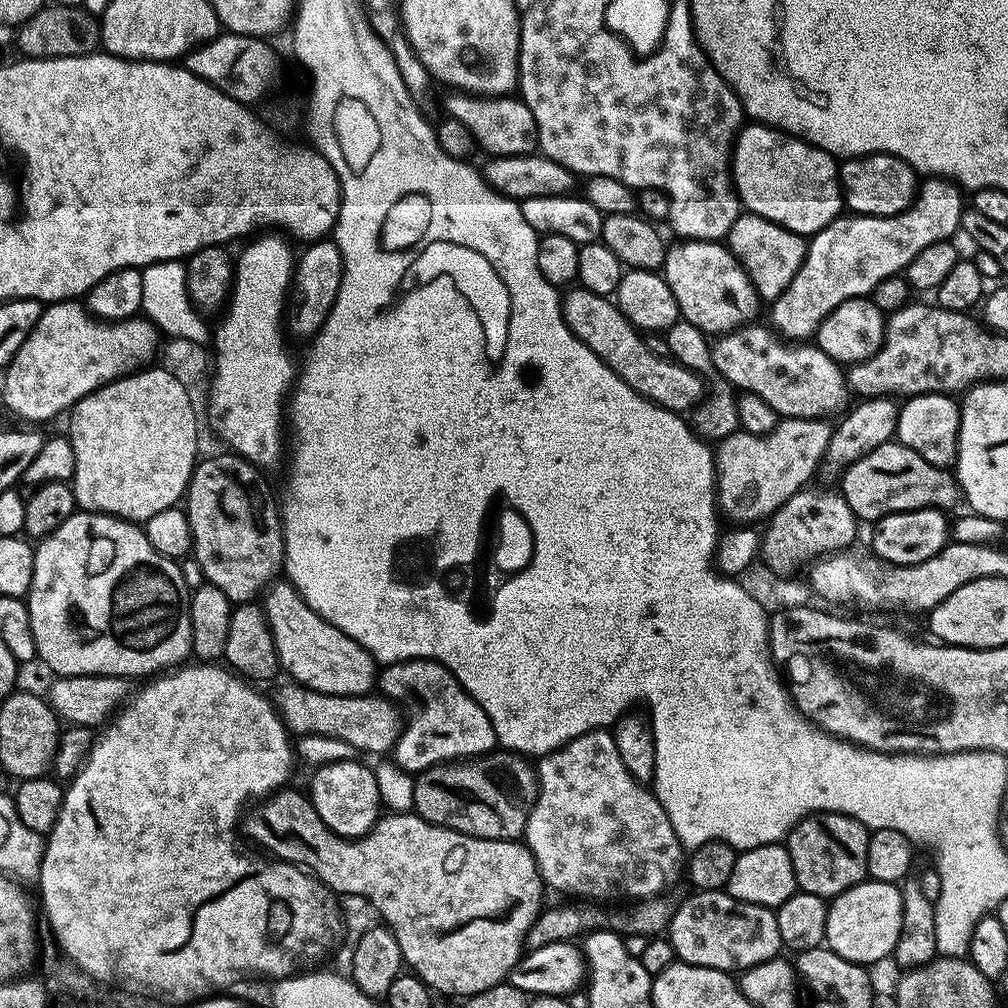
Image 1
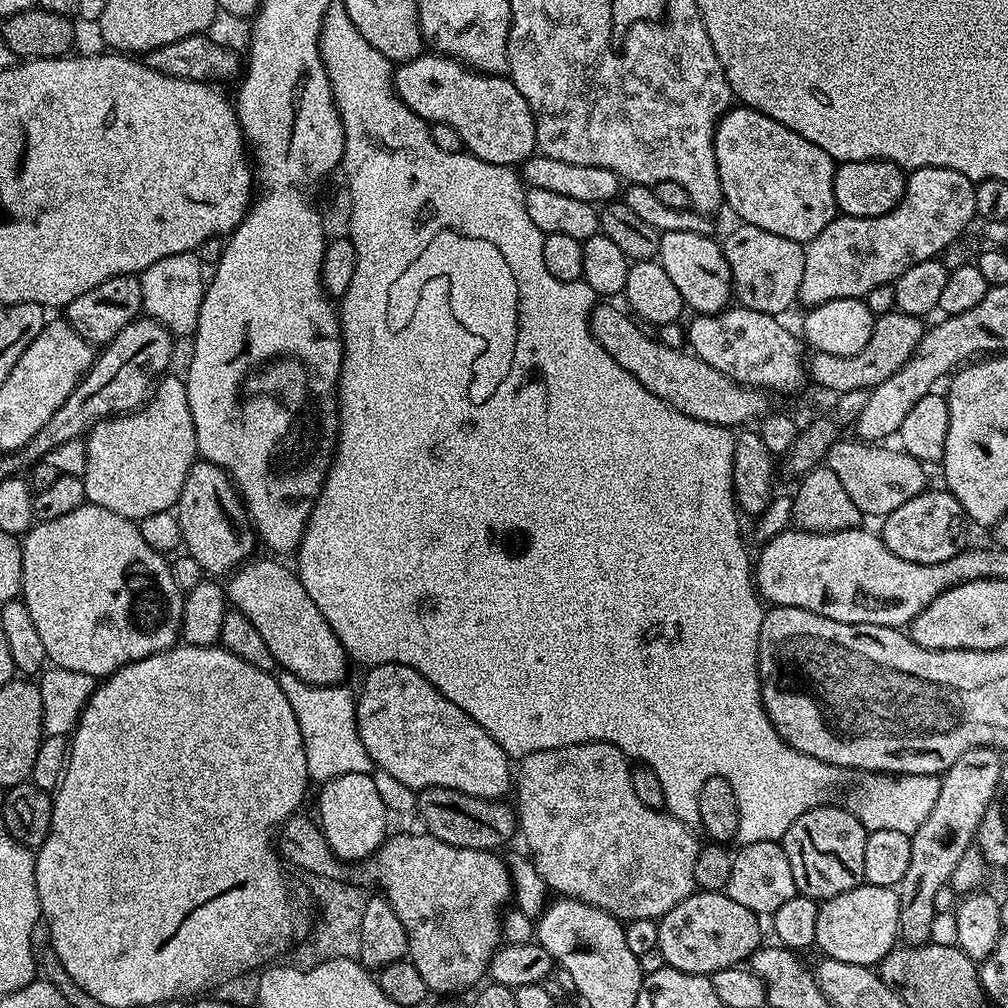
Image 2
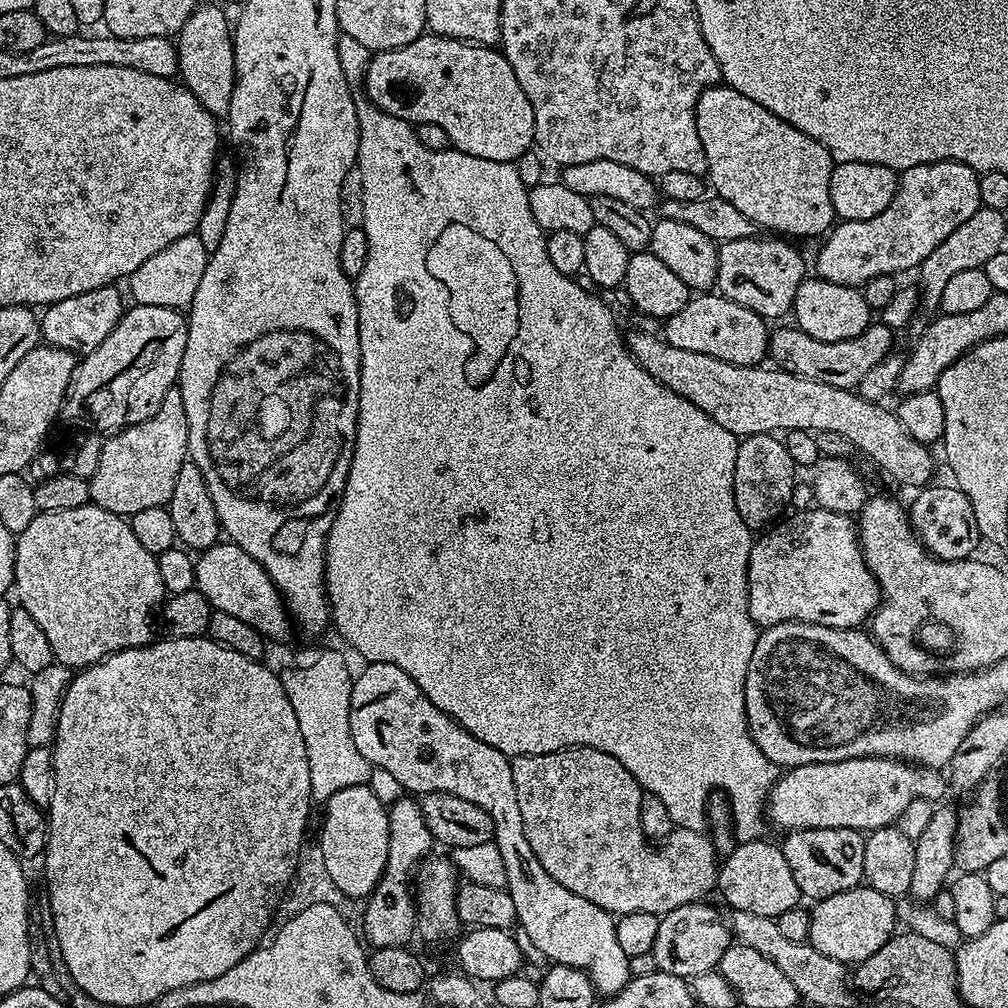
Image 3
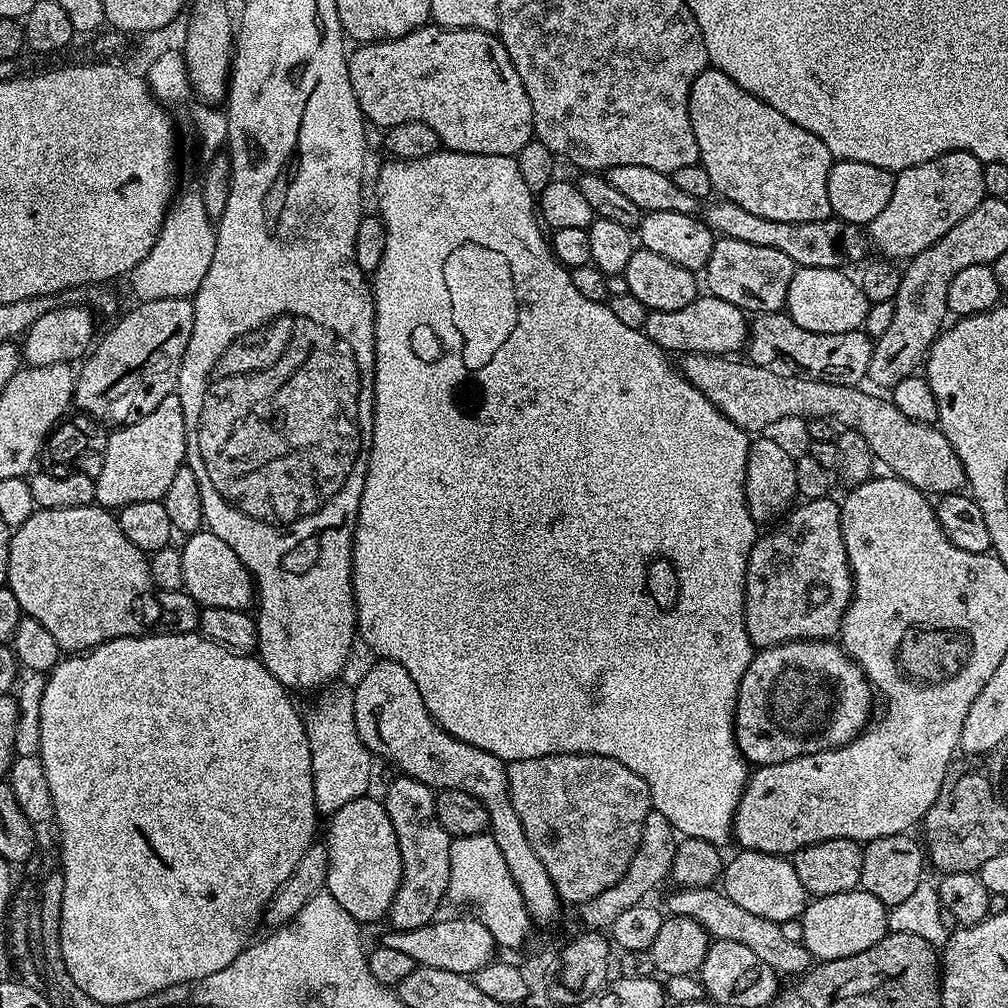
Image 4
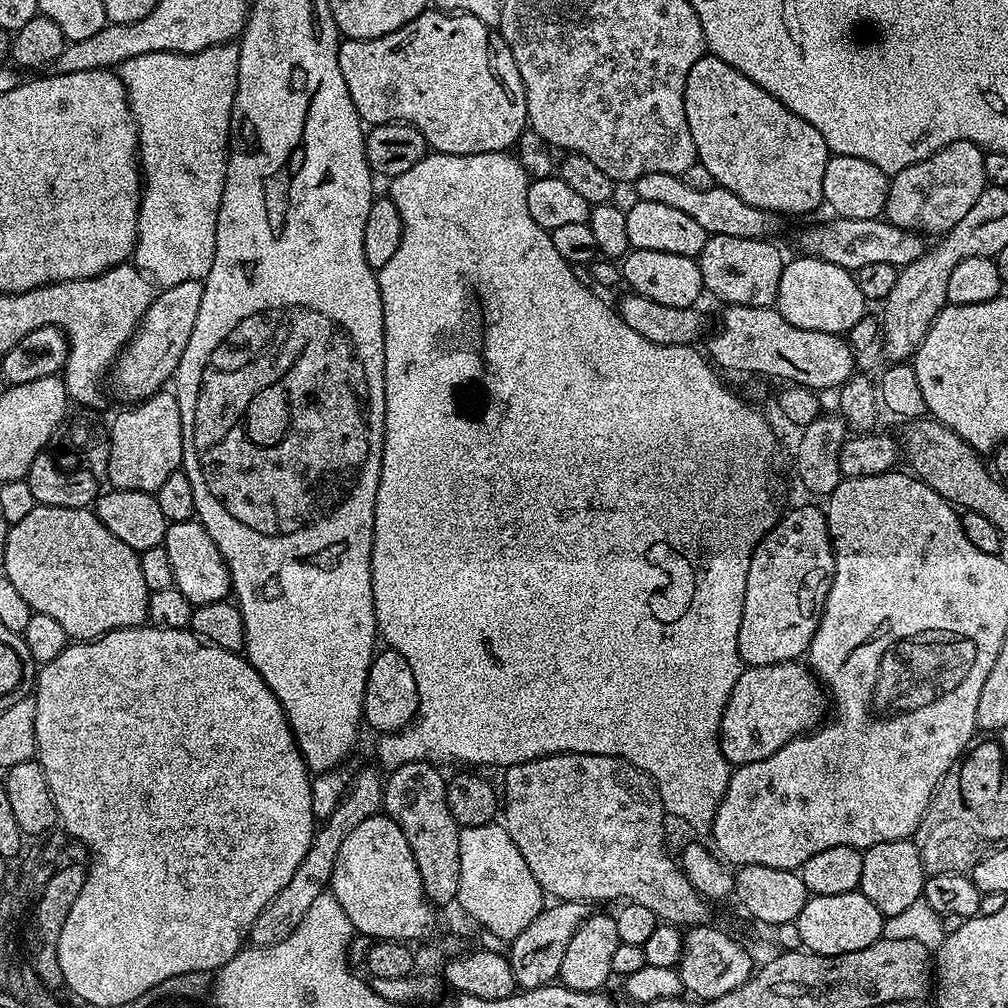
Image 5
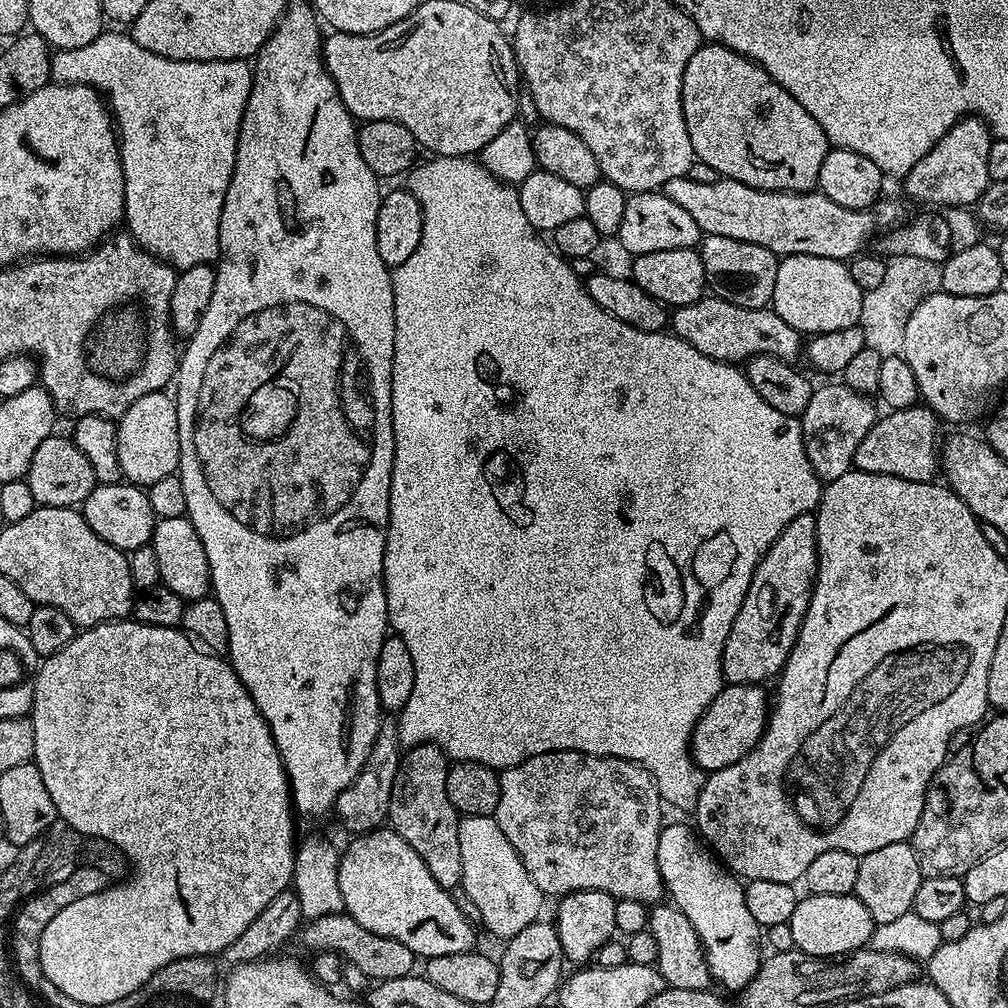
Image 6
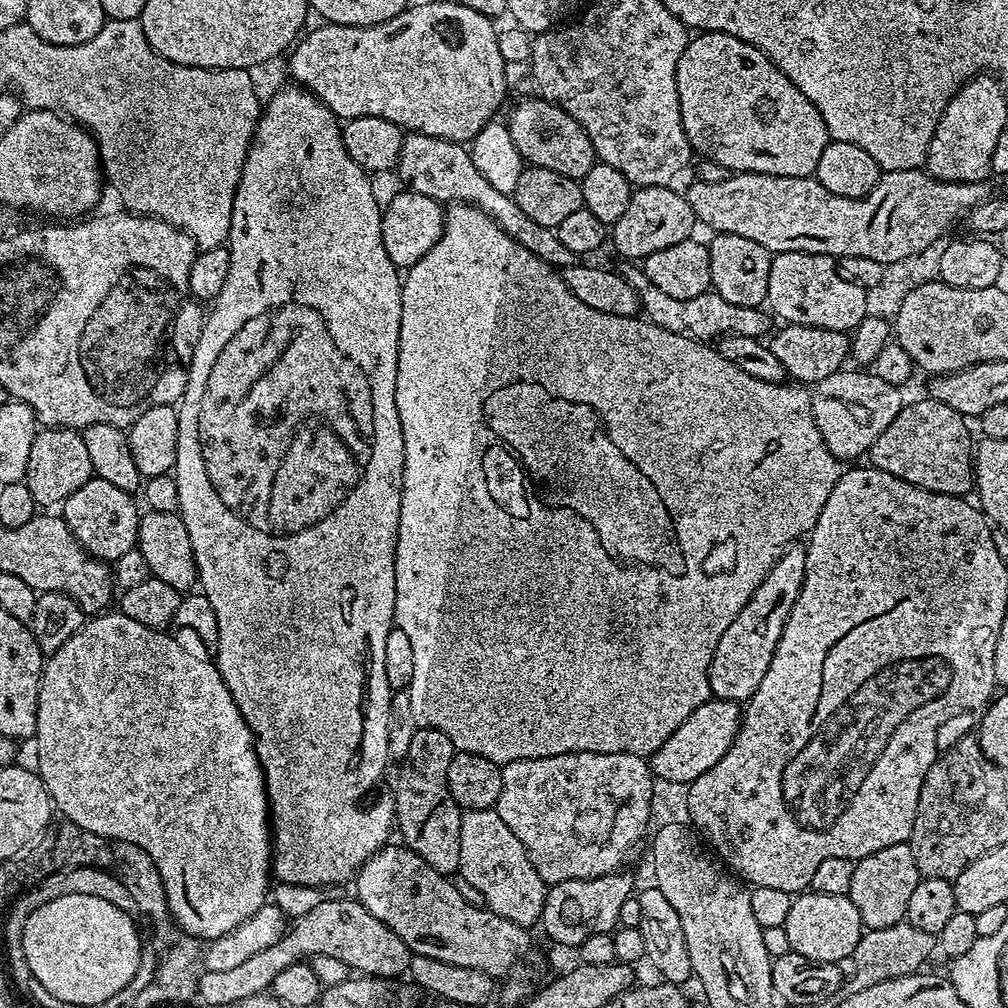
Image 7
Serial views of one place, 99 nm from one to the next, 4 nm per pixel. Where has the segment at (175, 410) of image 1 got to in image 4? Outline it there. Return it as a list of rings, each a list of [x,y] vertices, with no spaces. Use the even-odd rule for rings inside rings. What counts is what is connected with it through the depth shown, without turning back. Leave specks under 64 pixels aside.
[[[173,394],[162,398],[158,410],[108,432],[106,462],[102,462],[102,474],[94,478],[96,504],[109,510],[119,510],[134,502],[163,500],[166,490],[170,490],[170,482],[174,482],[174,474],[185,467],[187,455],[182,402]]]

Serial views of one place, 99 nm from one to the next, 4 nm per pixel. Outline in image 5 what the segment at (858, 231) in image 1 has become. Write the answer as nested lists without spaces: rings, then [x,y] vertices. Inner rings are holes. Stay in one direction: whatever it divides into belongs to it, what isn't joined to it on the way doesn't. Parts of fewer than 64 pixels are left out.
[[[969,140],[950,142],[950,146],[930,154],[930,158],[895,173],[888,186],[888,204],[884,207],[888,223],[921,234],[943,234],[958,226],[985,190],[984,154],[983,148]]]

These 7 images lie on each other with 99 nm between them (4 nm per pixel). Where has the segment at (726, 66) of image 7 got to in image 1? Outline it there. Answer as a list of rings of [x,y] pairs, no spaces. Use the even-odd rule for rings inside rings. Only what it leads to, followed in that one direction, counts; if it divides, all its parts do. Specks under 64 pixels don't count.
[[[748,122],[737,132],[736,143],[730,153],[730,171],[736,194],[747,211],[781,224],[786,230],[805,238],[815,236],[830,222],[834,222],[845,207],[844,193],[840,190],[837,157],[804,140],[786,138],[780,129],[770,128],[767,124]]]

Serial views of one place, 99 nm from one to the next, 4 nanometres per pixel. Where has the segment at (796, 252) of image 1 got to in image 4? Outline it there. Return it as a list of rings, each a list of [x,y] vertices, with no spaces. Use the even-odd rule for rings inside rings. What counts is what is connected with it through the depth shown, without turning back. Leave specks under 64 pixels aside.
[[[720,238],[713,243],[708,265],[702,270],[702,280],[708,283],[707,291],[748,314],[779,312],[788,303],[790,278],[797,266],[786,254],[770,250],[770,246],[754,246],[734,238]]]

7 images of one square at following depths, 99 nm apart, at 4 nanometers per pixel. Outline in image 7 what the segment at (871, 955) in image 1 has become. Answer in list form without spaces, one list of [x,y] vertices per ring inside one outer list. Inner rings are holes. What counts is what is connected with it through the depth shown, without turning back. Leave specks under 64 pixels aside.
[[[811,890],[793,899],[790,914],[786,914],[784,929],[790,938],[792,951],[815,960],[817,964],[840,964],[847,961],[862,935],[858,906],[850,902],[848,895],[835,896]]]

